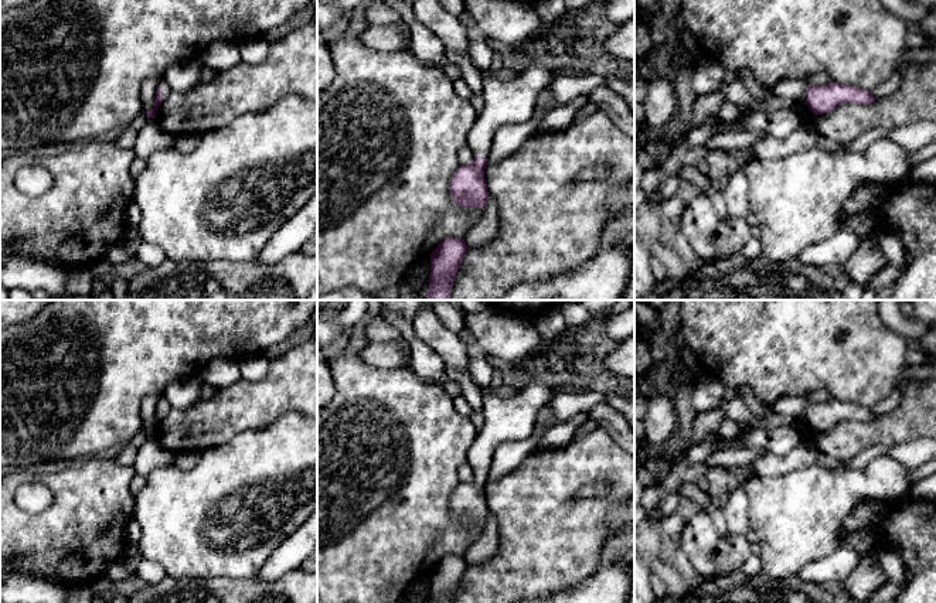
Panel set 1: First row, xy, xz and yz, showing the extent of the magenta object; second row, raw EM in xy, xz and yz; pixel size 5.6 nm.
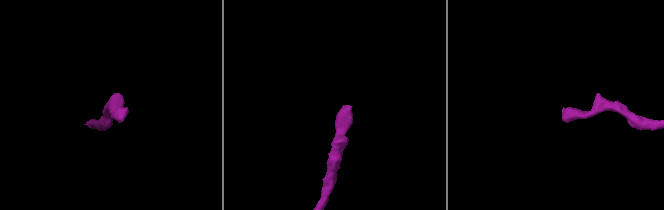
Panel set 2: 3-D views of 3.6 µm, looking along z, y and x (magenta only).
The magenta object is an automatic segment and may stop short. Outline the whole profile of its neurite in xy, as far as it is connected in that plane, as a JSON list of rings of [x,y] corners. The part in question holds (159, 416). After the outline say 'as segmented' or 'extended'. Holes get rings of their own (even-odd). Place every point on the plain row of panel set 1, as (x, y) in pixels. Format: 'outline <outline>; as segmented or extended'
outline [[[161,396],[156,408],[154,425],[152,427],[146,427],[144,430],[154,436],[159,423],[167,416],[170,409],[171,409],[170,403],[167,402],[164,396]]]; extended

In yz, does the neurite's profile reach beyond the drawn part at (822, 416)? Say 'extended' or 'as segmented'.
extended

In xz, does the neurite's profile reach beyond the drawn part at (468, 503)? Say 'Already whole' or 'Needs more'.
Needs more

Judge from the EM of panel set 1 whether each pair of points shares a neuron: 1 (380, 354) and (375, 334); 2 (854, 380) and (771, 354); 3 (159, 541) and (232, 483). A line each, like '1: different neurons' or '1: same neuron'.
1: different neurons
2: same neuron
3: same neuron

